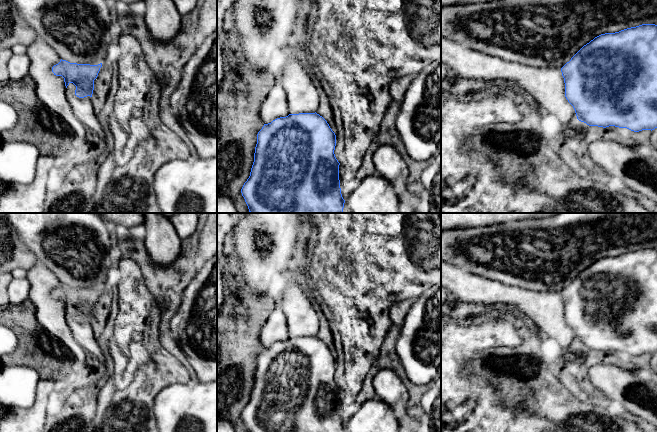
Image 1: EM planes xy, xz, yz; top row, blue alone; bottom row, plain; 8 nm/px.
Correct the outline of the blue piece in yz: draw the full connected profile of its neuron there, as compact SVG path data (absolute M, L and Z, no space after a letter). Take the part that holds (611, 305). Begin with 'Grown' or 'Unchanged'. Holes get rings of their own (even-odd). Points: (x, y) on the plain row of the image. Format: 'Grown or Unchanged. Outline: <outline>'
Unchanged. Outline: M642 248L627 252L615 257L605 257L595 261L584 269L572 282L561 292L565 307L565 321L573 330L577 343L589 350L627 352L634 356L642 354L654 354L657 352L657 249Z

